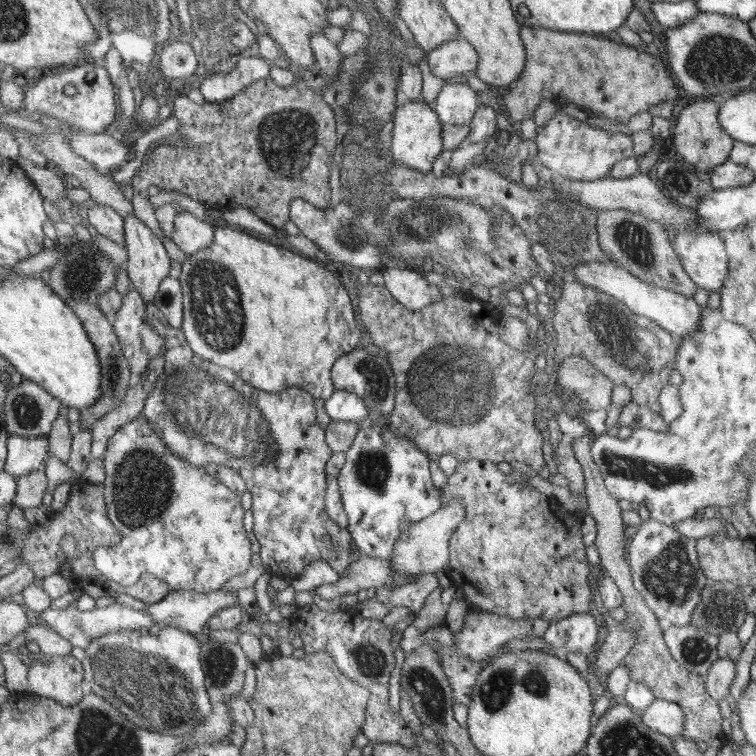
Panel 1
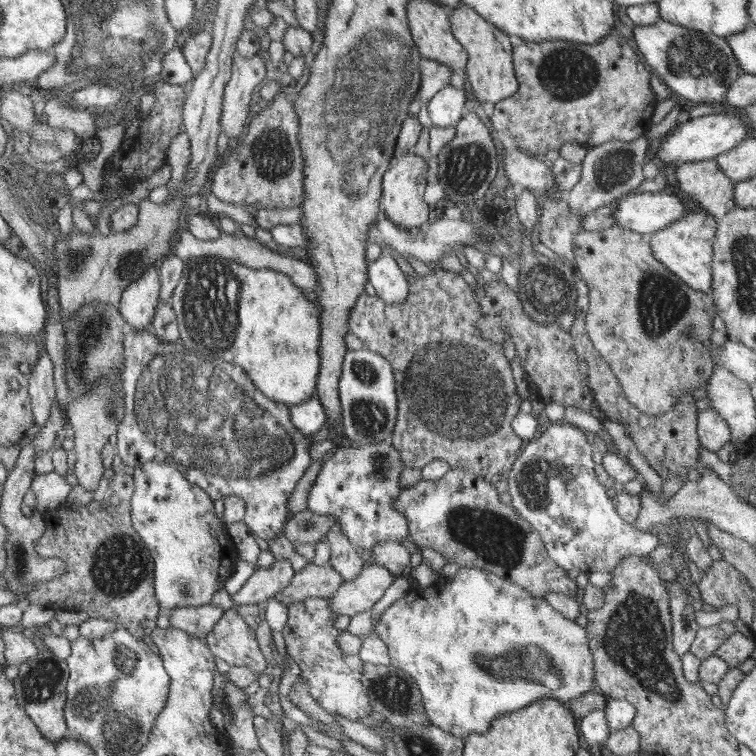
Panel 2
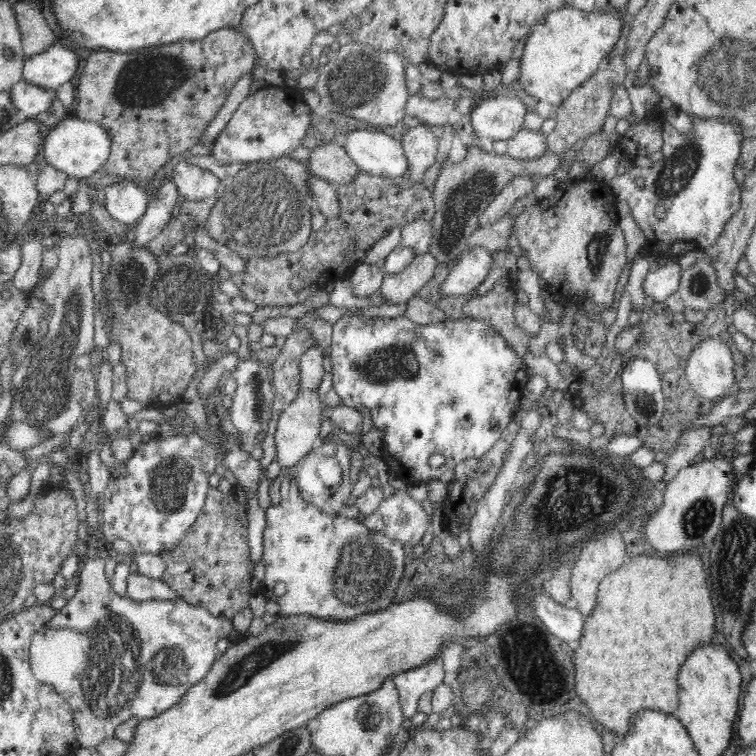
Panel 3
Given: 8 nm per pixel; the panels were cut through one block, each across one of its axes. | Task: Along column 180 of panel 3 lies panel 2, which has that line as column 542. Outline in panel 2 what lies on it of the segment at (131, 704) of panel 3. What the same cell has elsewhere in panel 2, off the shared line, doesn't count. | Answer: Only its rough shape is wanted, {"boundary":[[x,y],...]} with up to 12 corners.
{"boundary":[[480,568],[374,627],[432,725],[593,691],[586,628]]}

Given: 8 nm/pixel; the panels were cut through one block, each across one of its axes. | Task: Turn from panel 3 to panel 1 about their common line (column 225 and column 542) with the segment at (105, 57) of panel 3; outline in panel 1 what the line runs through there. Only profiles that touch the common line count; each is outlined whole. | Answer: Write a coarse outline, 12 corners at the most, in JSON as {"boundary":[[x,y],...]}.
{"boundary":[[523,27],[502,95],[516,126],[544,100],[625,125],[681,94],[653,48]]}

